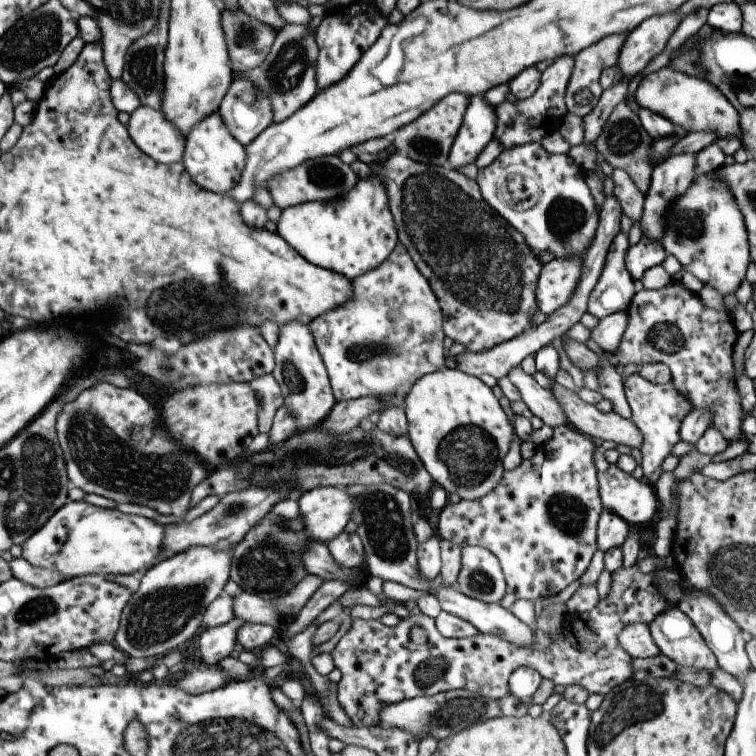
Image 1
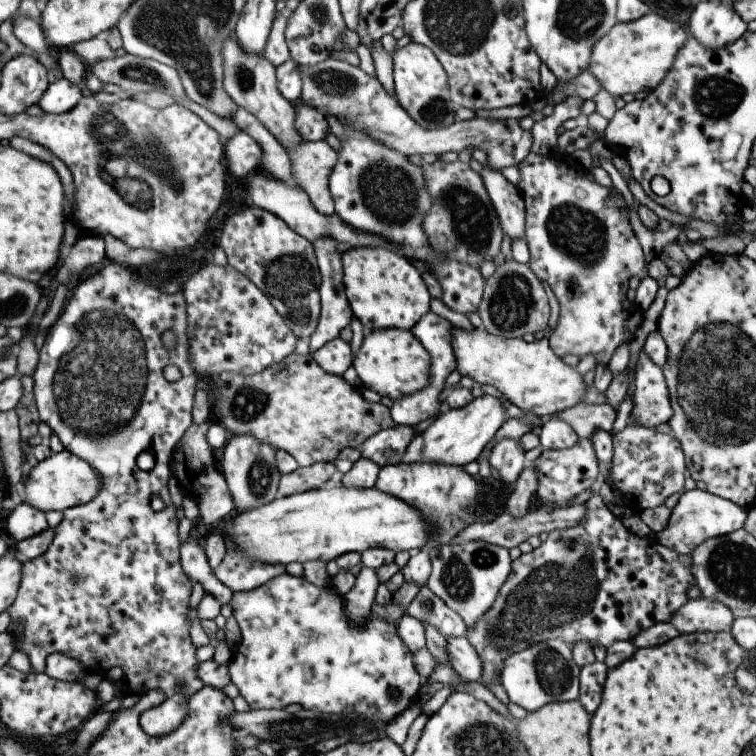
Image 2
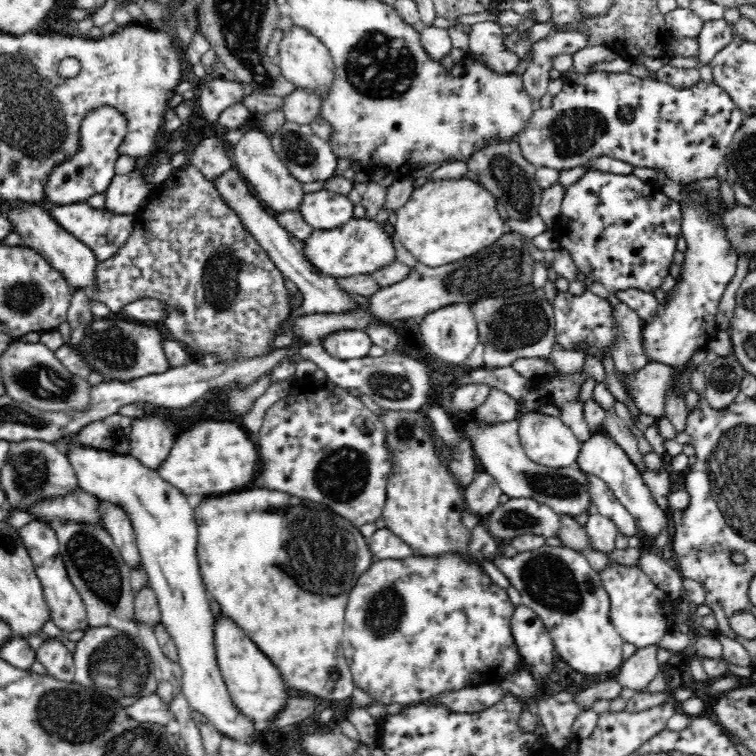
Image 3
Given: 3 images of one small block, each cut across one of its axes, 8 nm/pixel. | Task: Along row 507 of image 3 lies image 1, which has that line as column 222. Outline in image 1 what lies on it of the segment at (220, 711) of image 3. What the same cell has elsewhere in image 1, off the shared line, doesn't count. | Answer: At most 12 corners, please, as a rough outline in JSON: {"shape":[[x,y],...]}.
{"shape":[[218,112],[186,137],[183,165],[204,190],[229,193],[245,146]]}

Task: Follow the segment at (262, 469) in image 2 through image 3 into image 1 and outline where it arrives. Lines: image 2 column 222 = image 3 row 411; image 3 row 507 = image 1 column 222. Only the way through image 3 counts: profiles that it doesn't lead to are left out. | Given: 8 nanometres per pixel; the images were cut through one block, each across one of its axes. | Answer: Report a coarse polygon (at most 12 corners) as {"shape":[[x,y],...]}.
{"shape":[[190,550],[149,569],[114,646],[166,654],[224,594],[232,551]]}

